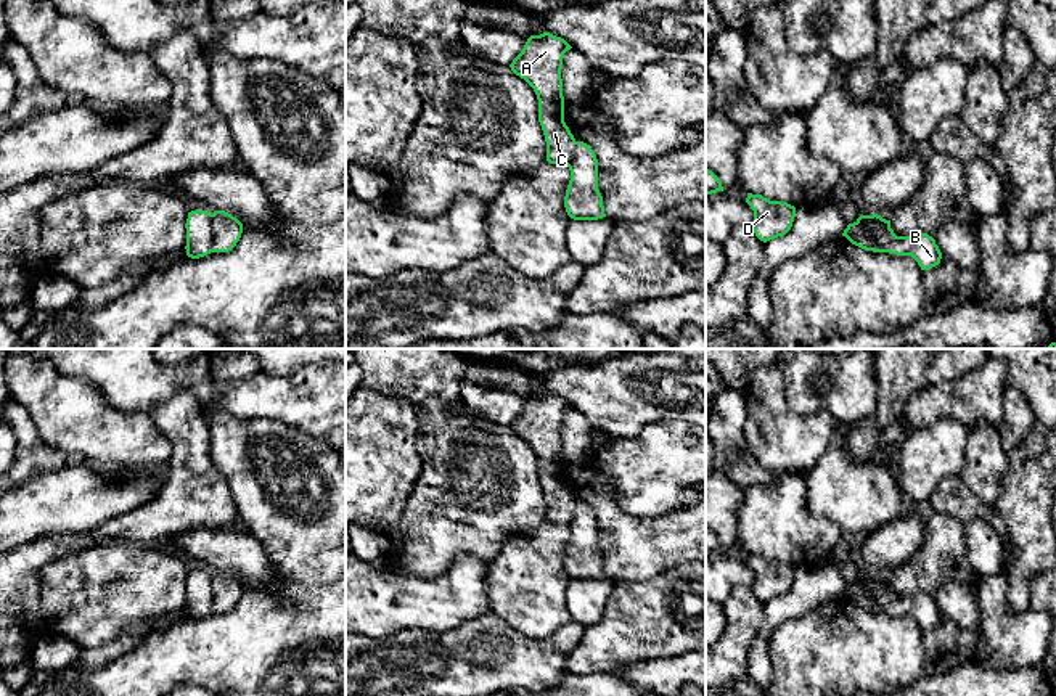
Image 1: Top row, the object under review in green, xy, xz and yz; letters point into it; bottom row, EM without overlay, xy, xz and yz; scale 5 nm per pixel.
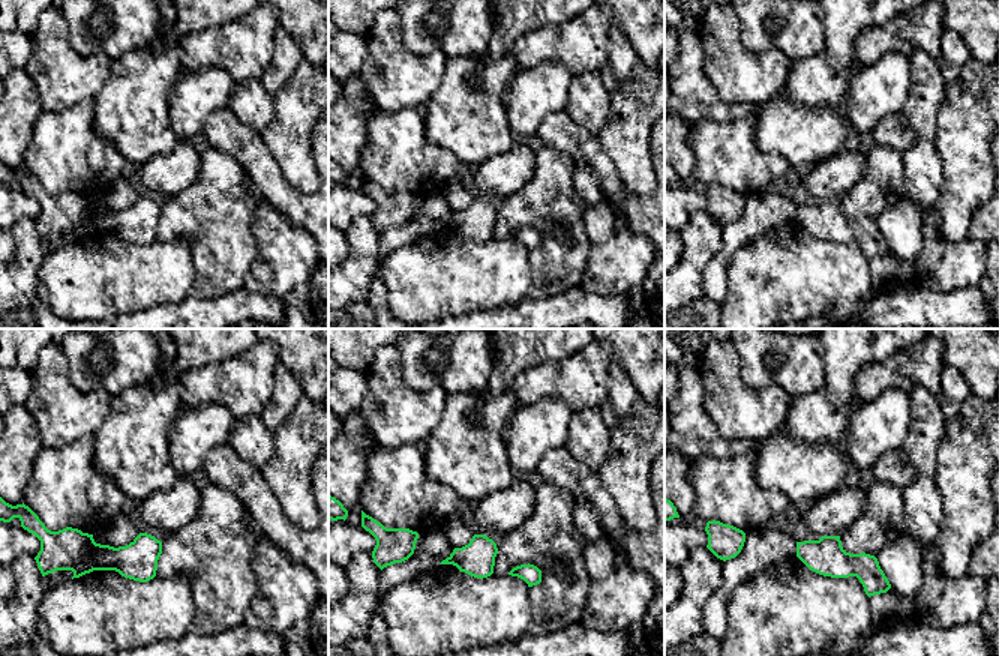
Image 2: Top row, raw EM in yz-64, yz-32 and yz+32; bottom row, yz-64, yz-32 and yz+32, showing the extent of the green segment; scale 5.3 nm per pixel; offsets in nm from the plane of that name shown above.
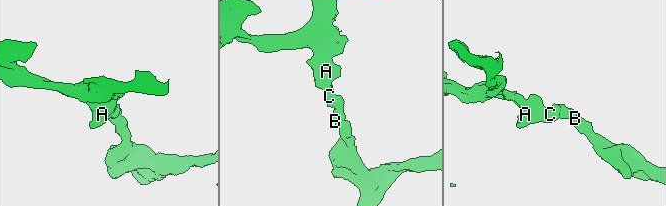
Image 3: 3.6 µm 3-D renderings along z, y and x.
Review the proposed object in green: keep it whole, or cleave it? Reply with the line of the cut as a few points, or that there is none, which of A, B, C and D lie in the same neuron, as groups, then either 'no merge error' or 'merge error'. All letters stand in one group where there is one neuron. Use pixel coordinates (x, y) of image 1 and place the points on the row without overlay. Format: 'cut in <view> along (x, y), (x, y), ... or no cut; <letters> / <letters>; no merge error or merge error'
cut in xy along (211, 574), (214, 611); A C D / B; merge error

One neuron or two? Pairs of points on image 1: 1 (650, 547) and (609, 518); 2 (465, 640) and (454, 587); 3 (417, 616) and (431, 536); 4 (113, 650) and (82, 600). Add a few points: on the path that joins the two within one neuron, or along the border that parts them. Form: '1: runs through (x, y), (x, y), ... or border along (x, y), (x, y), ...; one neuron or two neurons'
1: runs through (640, 547), (619, 528); one neuron
2: border along (491, 611), (444, 632), (425, 630); two neurons
3: border along (455, 558), (434, 579), (405, 574), (389, 563); two neurons
4: border along (142, 622), (126, 629), (102, 646), (82, 651); two neurons

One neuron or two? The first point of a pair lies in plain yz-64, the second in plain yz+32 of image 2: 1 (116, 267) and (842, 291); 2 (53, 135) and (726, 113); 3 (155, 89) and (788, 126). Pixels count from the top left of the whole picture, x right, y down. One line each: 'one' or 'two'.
1: one
2: two
3: one

